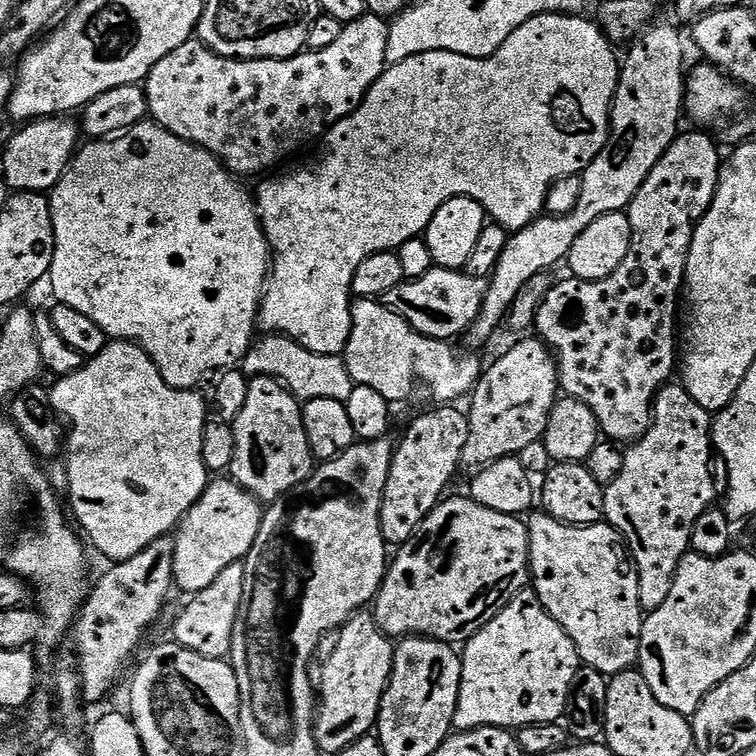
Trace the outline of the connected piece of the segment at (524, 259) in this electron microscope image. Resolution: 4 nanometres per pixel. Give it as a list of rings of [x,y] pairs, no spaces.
[[[655,24],[645,27],[631,41],[632,49],[628,57],[623,57],[620,81],[612,99],[608,141],[580,176],[582,194],[578,206],[566,216],[545,214],[522,231],[509,235],[506,250],[502,250],[502,258],[498,258],[498,266],[488,280],[482,310],[464,333],[463,343],[472,348],[482,347],[495,334],[496,327],[505,323],[522,286],[535,275],[554,269],[555,264],[563,265],[570,254],[570,246],[574,246],[578,234],[582,234],[590,222],[598,222],[602,214],[625,211],[642,182],[646,182],[650,170],[658,166],[662,154],[676,141],[681,131],[680,116],[682,120],[686,91],[684,44],[674,25]]]

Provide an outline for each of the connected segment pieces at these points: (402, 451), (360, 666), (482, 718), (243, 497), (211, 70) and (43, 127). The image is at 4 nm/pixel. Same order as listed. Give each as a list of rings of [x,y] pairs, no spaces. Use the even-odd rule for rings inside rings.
[[[436,406],[433,412],[424,412],[404,432],[400,444],[395,445],[392,454],[390,474],[386,478],[386,490],[380,507],[380,529],[384,542],[389,546],[406,543],[420,529],[421,522],[436,509],[442,497],[449,491],[448,483],[456,476],[456,467],[461,467],[464,458],[464,447],[468,437],[468,417],[456,406]]]
[[[375,615],[353,616],[335,640],[336,649],[329,654],[324,669],[318,672],[316,744],[324,754],[339,754],[375,729],[380,703],[392,676],[394,644],[376,625]]]
[[[525,590],[463,645],[460,665],[462,682],[452,726],[453,729],[469,732],[472,728],[519,730],[557,723],[565,715],[572,683],[582,661],[570,634],[566,634],[566,630],[550,618],[535,591]]]
[[[213,479],[175,529],[172,563],[175,587],[187,594],[201,592],[210,586],[210,582],[214,582],[214,578],[218,578],[218,574],[222,574],[222,570],[226,570],[226,566],[241,563],[254,546],[254,538],[258,538],[261,515],[261,501],[235,480]]]
[[[365,14],[362,18],[346,25],[338,38],[338,42],[334,42],[326,50],[318,50],[317,52],[305,50],[300,55],[292,56],[288,60],[230,60],[216,52],[211,52],[205,44],[200,43],[199,39],[193,38],[182,46],[178,46],[178,50],[166,54],[166,58],[162,58],[162,62],[158,62],[158,66],[154,66],[154,70],[150,70],[148,79],[143,81],[142,87],[148,99],[148,116],[170,134],[174,134],[191,144],[196,144],[199,148],[206,149],[211,156],[219,158],[221,164],[237,178],[256,176],[259,172],[268,172],[271,168],[278,167],[283,160],[290,159],[299,148],[314,143],[316,139],[317,143],[321,138],[327,136],[329,128],[335,126],[342,118],[346,118],[363,102],[364,95],[370,90],[370,86],[374,86],[374,82],[378,82],[378,78],[388,64],[386,58],[388,25],[389,21],[380,16]]]
[[[57,114],[25,123],[21,127],[24,128],[21,132],[19,129],[13,133],[11,142],[2,153],[2,160],[4,160],[2,178],[9,189],[16,192],[51,193],[64,171],[72,163],[72,157],[76,155],[82,140],[81,125],[77,121],[75,124],[72,120],[75,119]]]

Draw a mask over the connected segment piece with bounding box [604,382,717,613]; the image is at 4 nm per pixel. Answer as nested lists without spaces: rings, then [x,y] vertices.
[[[669,382],[665,384],[656,396],[656,403],[652,406],[652,425],[648,427],[641,440],[637,440],[624,452],[622,474],[618,474],[618,478],[614,482],[610,482],[604,489],[604,520],[624,535],[624,543],[628,545],[628,550],[632,553],[632,561],[636,564],[638,570],[638,598],[640,599],[640,607],[644,609],[645,613],[658,610],[658,606],[662,606],[662,602],[666,602],[666,594],[670,594],[670,586],[674,582],[674,574],[678,570],[680,560],[683,556],[689,555],[694,522],[698,522],[698,518],[704,511],[717,503],[716,484],[712,481],[711,468],[712,456],[714,460],[713,419],[713,413],[708,412],[702,406],[698,406],[698,402],[694,402],[694,398],[690,398],[690,394],[679,383]]]

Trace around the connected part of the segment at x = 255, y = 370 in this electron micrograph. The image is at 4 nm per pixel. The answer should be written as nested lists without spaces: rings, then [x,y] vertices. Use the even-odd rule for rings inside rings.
[[[265,335],[265,340],[257,339],[249,348],[242,361],[245,376],[266,376],[279,380],[297,400],[307,402],[314,398],[334,398],[346,401],[354,387],[348,367],[340,356],[323,356],[306,350],[298,342],[285,336]]]

